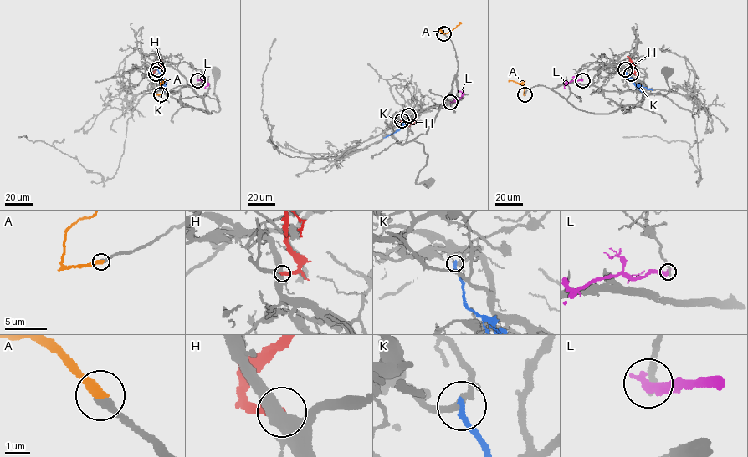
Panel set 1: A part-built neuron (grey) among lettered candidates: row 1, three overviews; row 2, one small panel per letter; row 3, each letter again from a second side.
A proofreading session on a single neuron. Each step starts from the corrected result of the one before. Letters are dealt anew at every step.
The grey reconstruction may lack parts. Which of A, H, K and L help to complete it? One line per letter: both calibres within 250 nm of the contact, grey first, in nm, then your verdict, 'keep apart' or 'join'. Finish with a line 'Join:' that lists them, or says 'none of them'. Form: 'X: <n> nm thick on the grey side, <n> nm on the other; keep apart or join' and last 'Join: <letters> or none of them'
A: 360 nm thick on the grey side, 420 nm on the other; join
H: 480 nm thick on the grey side, 280 nm on the other; keep apart
K: 240 nm thick on the grey side, 280 nm on the other; keep apart
L: 260 nm thick on the grey side, 480 nm on the other; keep apart
Join: A

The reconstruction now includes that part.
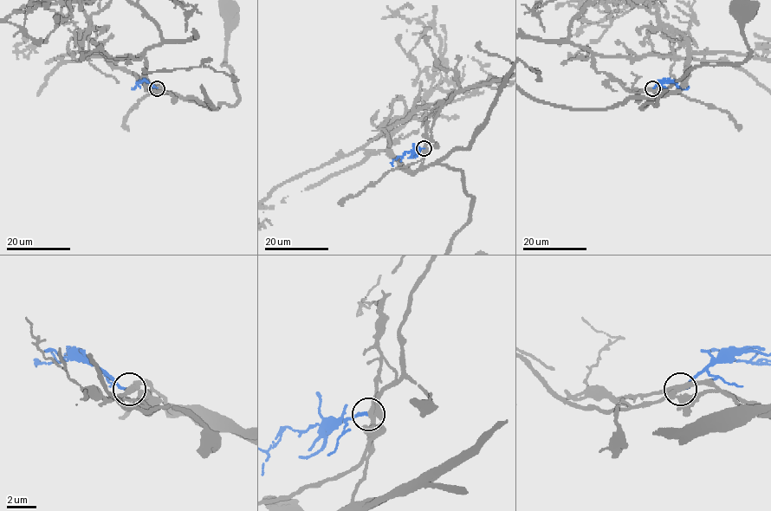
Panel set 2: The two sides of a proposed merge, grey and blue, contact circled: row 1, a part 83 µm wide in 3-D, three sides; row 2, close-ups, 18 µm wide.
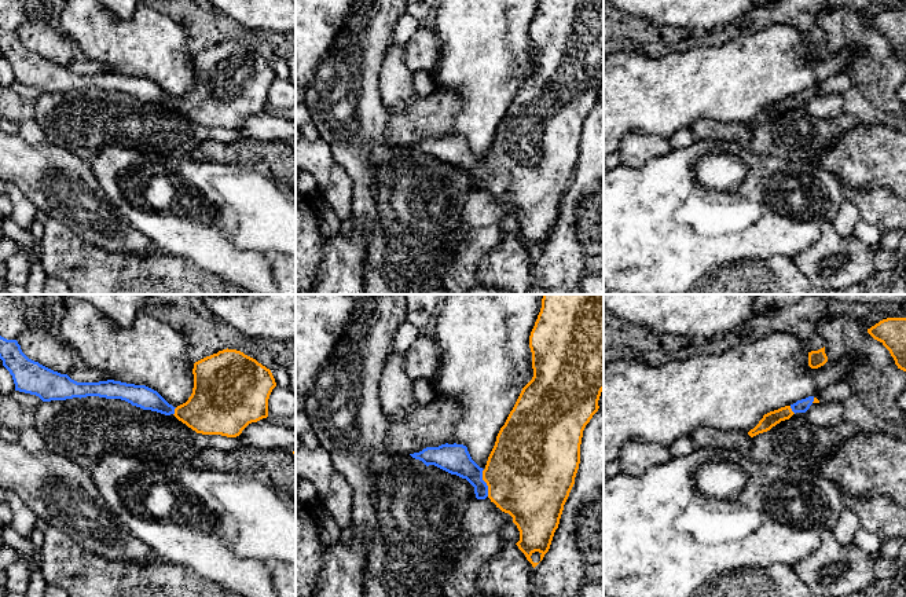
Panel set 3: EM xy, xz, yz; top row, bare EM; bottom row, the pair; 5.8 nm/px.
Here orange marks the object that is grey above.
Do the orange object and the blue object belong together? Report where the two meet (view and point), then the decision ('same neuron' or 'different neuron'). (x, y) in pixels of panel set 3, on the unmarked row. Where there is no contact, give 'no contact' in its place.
contact xz (485, 174); same neuron

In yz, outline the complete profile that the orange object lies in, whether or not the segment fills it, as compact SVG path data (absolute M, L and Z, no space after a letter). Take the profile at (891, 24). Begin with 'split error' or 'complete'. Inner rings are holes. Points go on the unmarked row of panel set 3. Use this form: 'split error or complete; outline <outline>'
complete; outline M887 10L868 21L891 45L898 61L906 63L906 10Z

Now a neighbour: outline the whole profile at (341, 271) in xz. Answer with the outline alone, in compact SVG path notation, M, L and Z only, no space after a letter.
M357 228L351 238L338 234L324 241L315 294L364 294L366 253L366 237Z

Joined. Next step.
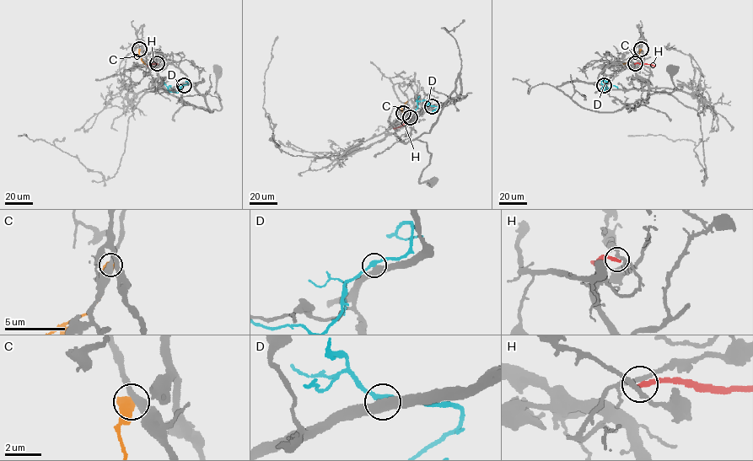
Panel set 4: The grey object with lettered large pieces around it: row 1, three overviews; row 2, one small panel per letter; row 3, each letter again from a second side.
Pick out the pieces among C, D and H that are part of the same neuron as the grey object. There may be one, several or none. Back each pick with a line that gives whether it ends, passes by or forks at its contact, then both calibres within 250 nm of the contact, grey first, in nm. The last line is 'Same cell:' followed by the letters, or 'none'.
Same cell: none

